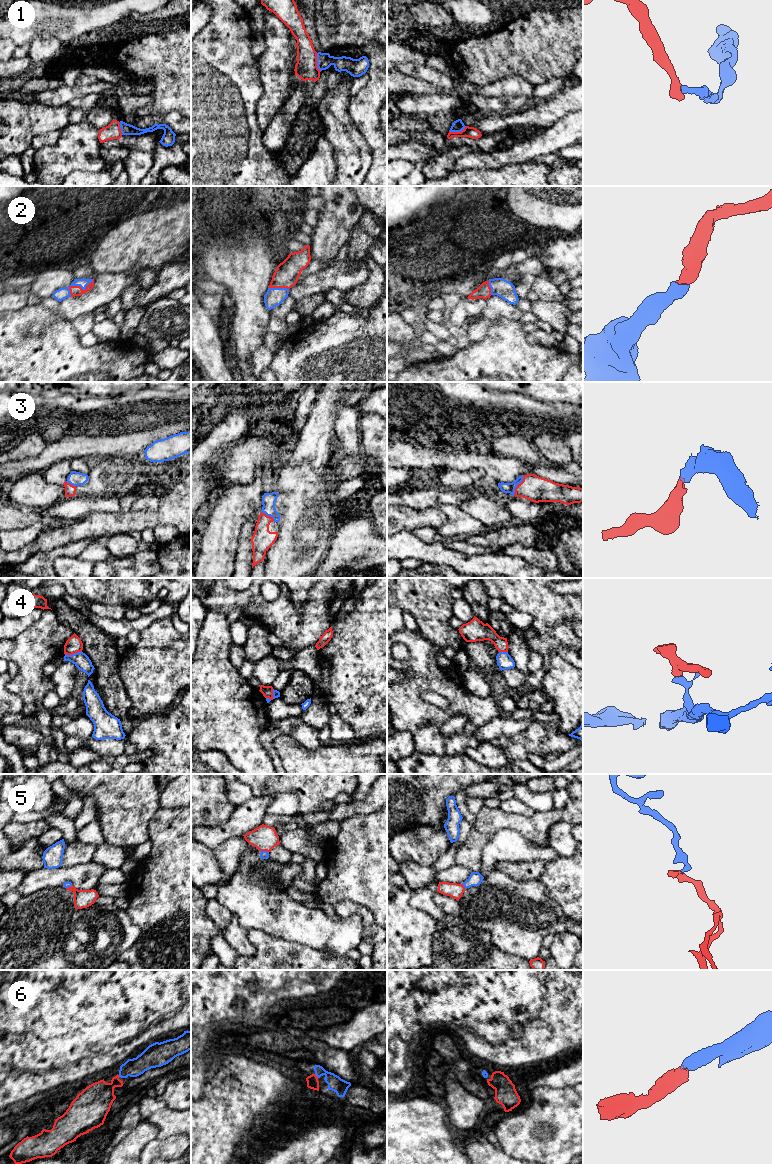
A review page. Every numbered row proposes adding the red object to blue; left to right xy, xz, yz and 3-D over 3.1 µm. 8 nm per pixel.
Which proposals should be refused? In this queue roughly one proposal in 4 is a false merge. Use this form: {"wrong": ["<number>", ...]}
{"wrong": ["1", "4"]}

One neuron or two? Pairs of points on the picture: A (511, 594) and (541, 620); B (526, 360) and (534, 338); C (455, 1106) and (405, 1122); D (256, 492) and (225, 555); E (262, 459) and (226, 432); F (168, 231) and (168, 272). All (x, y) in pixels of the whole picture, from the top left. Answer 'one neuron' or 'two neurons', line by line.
A: one neuron
B: two neurons
C: two neurons
D: one neuron
E: two neurons
F: two neurons

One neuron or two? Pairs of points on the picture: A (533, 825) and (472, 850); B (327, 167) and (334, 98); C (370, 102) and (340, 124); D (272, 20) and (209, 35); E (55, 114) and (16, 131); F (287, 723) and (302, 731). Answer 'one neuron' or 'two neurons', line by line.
A: one neuron
B: two neurons
C: two neurons
D: two neurons
E: one neuron
F: one neuron

